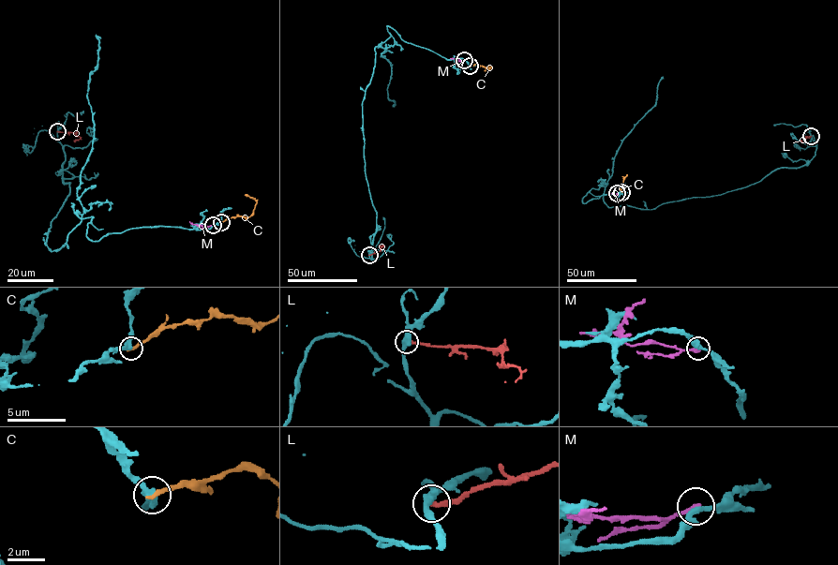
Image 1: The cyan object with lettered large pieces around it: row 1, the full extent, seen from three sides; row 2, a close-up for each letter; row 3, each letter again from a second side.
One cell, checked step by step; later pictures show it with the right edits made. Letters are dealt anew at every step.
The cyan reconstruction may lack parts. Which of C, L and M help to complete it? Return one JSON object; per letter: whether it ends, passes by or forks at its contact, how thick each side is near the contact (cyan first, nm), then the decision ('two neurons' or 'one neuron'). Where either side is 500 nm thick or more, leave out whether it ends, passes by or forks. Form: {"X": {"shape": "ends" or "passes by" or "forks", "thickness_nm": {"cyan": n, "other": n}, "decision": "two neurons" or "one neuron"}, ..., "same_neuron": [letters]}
{"C": {"shape": "ends", "thickness_nm": {"cyan": 320, "other": 240}, "decision": "one neuron"}, "L": {"shape": "ends", "thickness_nm": {"cyan": 420, "other": 280}, "decision": "two neurons"}, "M": {"shape": "ends", "thickness_nm": {"cyan": 300, "other": 280}, "decision": "two neurons"}, "same_neuron": ["C"]}

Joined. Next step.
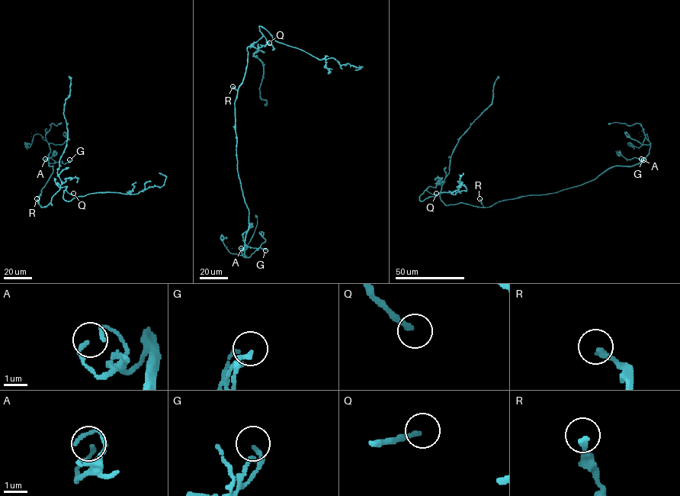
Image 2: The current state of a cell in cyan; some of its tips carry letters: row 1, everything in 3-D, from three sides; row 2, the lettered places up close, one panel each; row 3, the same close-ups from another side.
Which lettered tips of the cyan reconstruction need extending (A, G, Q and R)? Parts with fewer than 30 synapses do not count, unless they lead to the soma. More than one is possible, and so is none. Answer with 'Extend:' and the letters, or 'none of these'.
Extend: Q

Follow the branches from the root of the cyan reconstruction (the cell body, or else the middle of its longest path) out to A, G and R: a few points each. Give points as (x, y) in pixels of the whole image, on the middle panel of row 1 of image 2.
A: (236, 98), (234, 105), (237, 171), (245, 202), (248, 209), (248, 229), (245, 250), (241, 248)
G: (236, 98), (234, 105), (237, 171), (245, 202), (248, 209), (248, 229), (245, 244), (265, 250)
R: (236, 98), (237, 91), (232, 86)

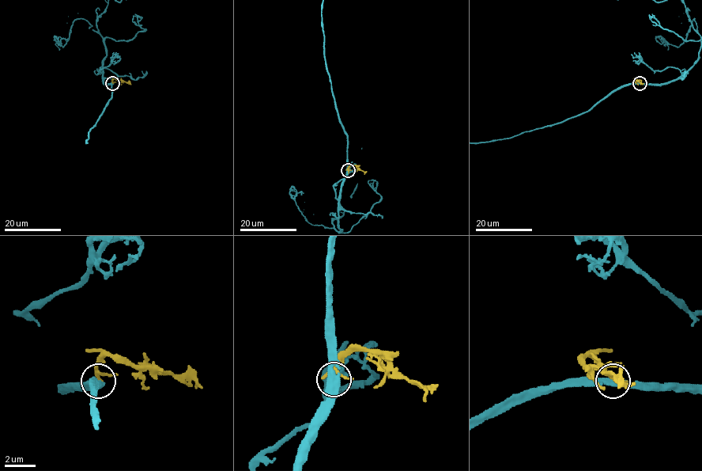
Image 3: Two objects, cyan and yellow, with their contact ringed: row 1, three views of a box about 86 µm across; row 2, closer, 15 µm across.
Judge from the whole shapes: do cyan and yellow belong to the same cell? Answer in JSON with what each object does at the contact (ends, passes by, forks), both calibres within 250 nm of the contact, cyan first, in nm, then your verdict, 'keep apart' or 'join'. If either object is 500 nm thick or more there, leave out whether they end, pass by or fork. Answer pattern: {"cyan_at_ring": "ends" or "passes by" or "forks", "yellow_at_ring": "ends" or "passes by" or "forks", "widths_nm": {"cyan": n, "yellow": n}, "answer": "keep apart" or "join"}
{"cyan_at_ring": "passes by", "yellow_at_ring": "passes by", "widths_nm": {"cyan": 400, "yellow": 200}, "answer": "keep apart"}

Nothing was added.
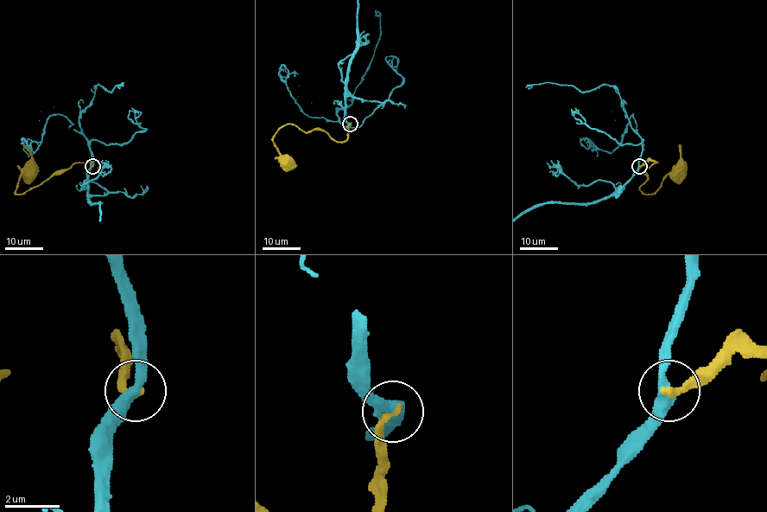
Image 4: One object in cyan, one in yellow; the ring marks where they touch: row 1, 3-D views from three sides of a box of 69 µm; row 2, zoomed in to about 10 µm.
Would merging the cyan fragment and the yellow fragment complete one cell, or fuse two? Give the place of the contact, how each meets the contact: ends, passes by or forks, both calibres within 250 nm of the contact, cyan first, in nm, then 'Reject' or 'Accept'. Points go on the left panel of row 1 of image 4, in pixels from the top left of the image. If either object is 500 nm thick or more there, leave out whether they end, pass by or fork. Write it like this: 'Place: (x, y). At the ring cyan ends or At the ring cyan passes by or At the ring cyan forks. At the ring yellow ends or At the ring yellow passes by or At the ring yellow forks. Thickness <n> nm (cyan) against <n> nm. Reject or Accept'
Place: (92, 166). At the ring cyan passes by. At the ring yellow ends. Thickness 360 nm (cyan) against 280 nm. Reject

